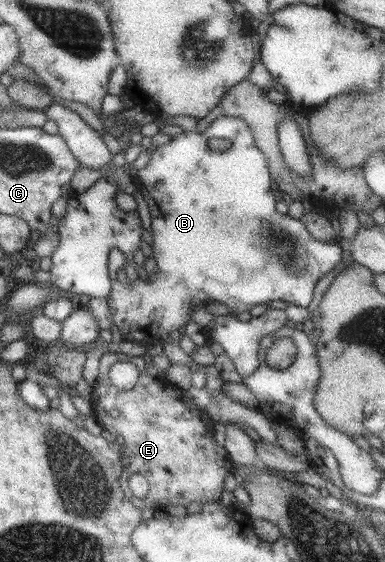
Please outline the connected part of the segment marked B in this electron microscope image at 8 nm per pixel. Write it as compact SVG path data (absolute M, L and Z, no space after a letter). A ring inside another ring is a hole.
M222 116L208 125L208 128L201 134L195 131L182 132L179 136L172 138L170 142L153 148L150 150L150 159L146 166L135 174L134 182L135 189L145 197L148 201L148 206L154 212L154 214L150 214L152 216L152 230L150 232L152 232L152 242L154 242L152 248L154 248L154 258L156 258L156 272L148 274L146 280L142 277L136 279L132 285L120 284L118 279L114 280L114 272L107 272L107 274L110 274L110 289L106 302L112 314L112 323L118 328L122 341L138 342L145 348L148 348L151 344L159 343L172 330L178 330L180 326L190 322L190 312L194 308L205 306L211 300L224 304L228 310L231 310L232 314L238 316L253 314L255 311L267 307L271 300L278 299L282 300L282 302L289 302L289 304L306 308L310 304L310 300L312 300L312 292L318 279L331 272L336 264L341 262L343 253L338 241L334 243L318 241L306 230L304 223L300 219L291 218L286 213L278 213L275 210L267 163L263 158L262 152L255 146L248 125L236 116ZM208 138L224 138L224 140L230 140L232 146L226 152L214 152L214 148L208 150L206 142Z

